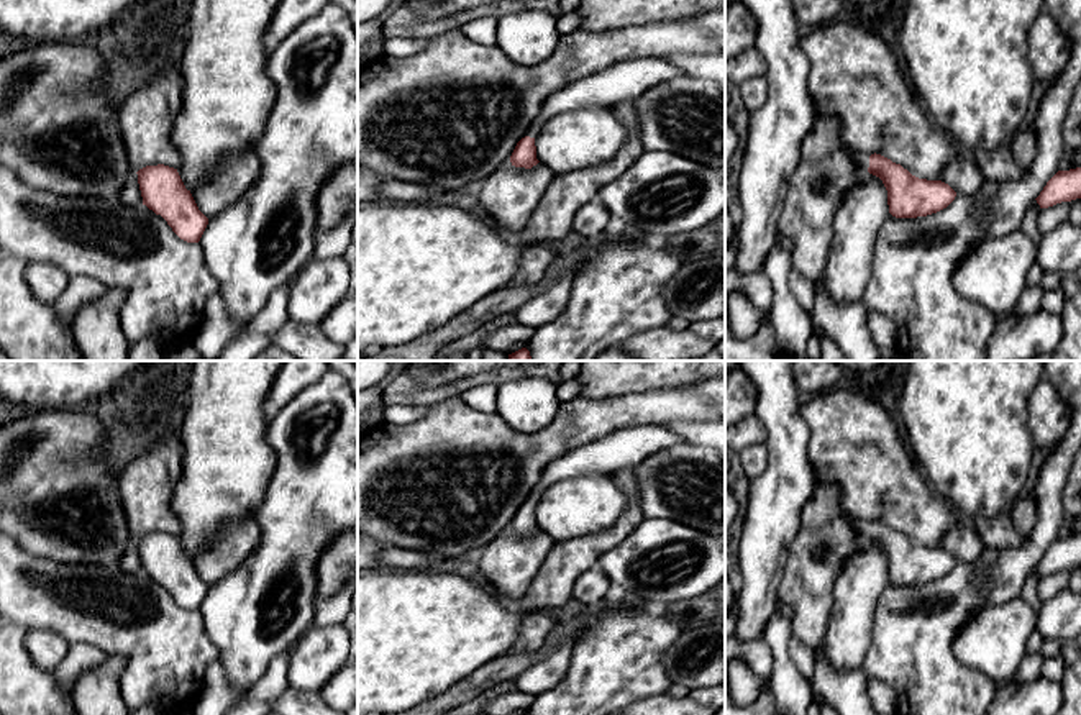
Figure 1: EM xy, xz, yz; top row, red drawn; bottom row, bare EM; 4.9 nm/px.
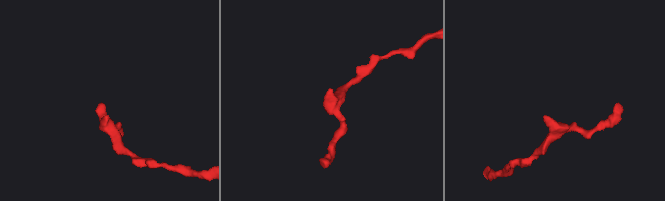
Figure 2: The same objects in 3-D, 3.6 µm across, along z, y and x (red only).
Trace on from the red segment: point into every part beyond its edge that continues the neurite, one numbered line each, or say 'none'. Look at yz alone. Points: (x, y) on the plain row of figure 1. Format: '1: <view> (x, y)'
1: yz (862, 527)

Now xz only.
1: xz (625, 448)

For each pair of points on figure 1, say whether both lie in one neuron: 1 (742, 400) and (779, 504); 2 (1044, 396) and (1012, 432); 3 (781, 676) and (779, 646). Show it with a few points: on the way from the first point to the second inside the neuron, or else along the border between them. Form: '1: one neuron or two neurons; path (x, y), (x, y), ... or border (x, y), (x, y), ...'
1: two neurons; border (747, 377), (755, 389), (755, 412)
2: two neurons; border (1042, 377), (1029, 397), (1029, 435), (1035, 446)
3: one neuron; path (781, 669), (779, 653)

